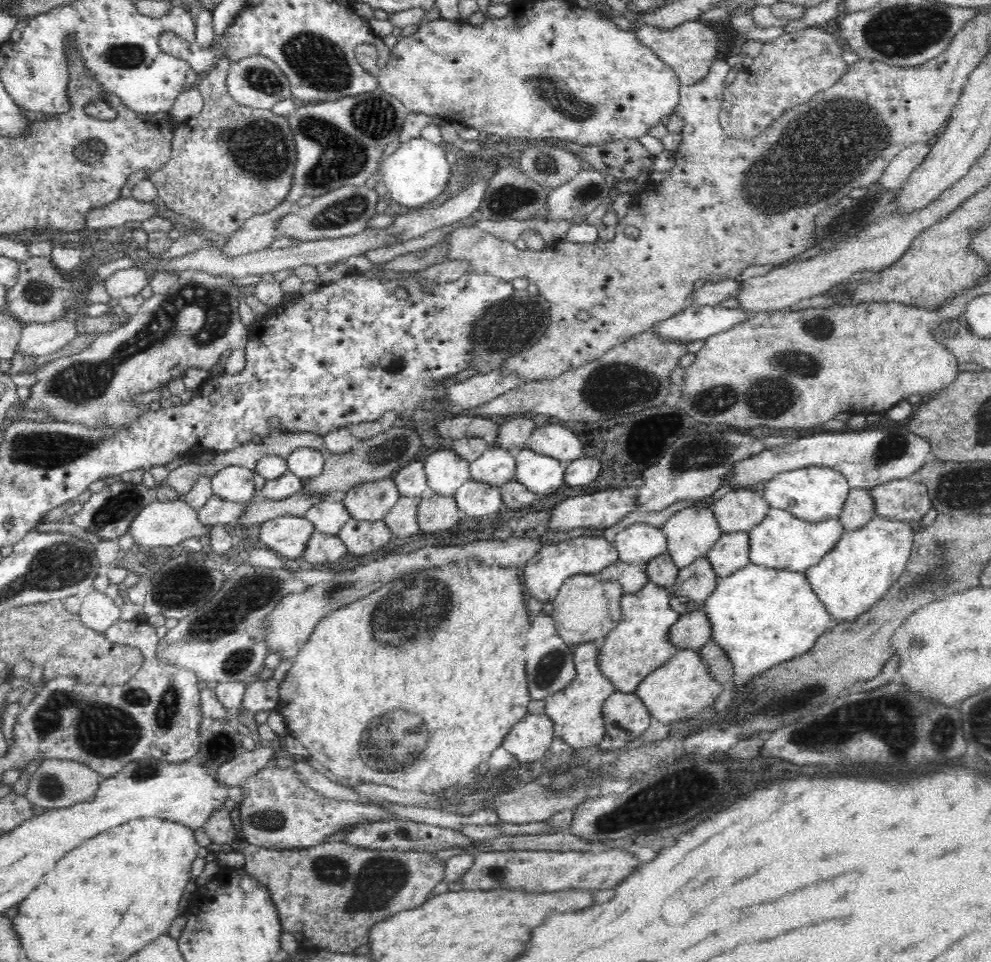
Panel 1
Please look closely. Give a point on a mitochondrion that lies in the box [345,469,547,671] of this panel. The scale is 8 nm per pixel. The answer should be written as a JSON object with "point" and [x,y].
{"point":[410,611]}

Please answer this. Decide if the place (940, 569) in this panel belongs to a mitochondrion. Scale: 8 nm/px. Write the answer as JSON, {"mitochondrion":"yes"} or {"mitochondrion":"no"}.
{"mitochondrion":"yes"}

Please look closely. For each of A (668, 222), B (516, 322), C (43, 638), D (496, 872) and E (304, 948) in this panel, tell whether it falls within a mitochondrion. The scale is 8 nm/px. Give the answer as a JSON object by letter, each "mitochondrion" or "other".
{"A":"other","B":"mitochondrion","C":"other","D":"other","E":"other"}

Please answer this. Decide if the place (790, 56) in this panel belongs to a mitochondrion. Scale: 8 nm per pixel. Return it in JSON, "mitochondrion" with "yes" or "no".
{"mitochondrion":"no"}

